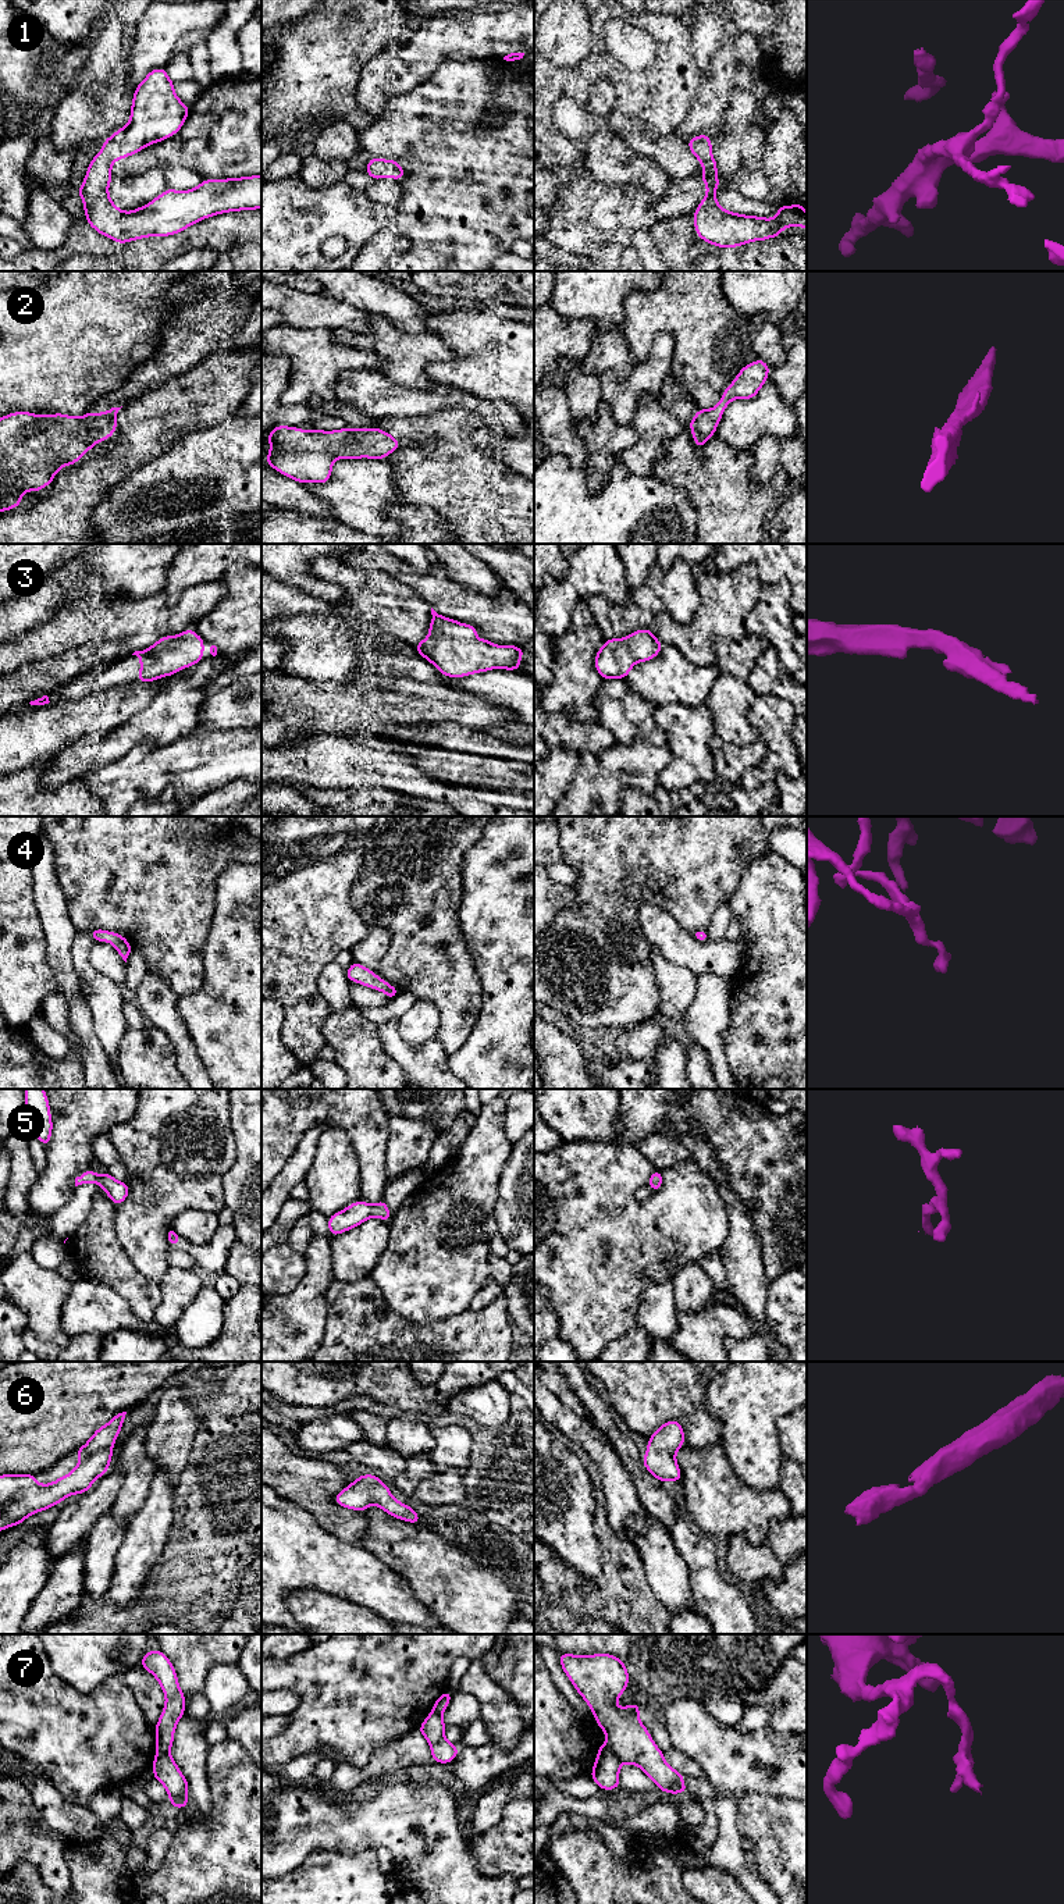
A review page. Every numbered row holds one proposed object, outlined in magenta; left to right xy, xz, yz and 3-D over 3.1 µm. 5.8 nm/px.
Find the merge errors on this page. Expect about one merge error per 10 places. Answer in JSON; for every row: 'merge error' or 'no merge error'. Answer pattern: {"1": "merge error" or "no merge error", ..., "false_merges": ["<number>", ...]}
{"1": "no merge error", "2": "no merge error", "3": "no merge error", "4": "no merge error", "5": "no merge error", "6": "no merge error", "7": "merge error", "false_merges": ["7"]}

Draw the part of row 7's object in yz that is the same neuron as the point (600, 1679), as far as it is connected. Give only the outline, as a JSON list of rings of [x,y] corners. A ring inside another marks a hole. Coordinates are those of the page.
[[[559,1654],[559,1662],[591,1708],[597,1725],[606,1734],[606,1744],[618,1759],[638,1766],[661,1791],[686,1793],[684,1776],[666,1764],[663,1752],[641,1723],[641,1705],[629,1704],[619,1708],[616,1704],[630,1680],[624,1662],[611,1654]]]

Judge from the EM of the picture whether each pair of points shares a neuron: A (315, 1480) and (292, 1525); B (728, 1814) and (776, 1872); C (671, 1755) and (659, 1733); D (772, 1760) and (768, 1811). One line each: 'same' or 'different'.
A: different
B: different
C: different
D: different

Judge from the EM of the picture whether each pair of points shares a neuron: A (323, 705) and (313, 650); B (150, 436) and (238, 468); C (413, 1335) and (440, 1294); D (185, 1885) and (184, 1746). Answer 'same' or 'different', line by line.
A: different
B: different
C: different
D: different

